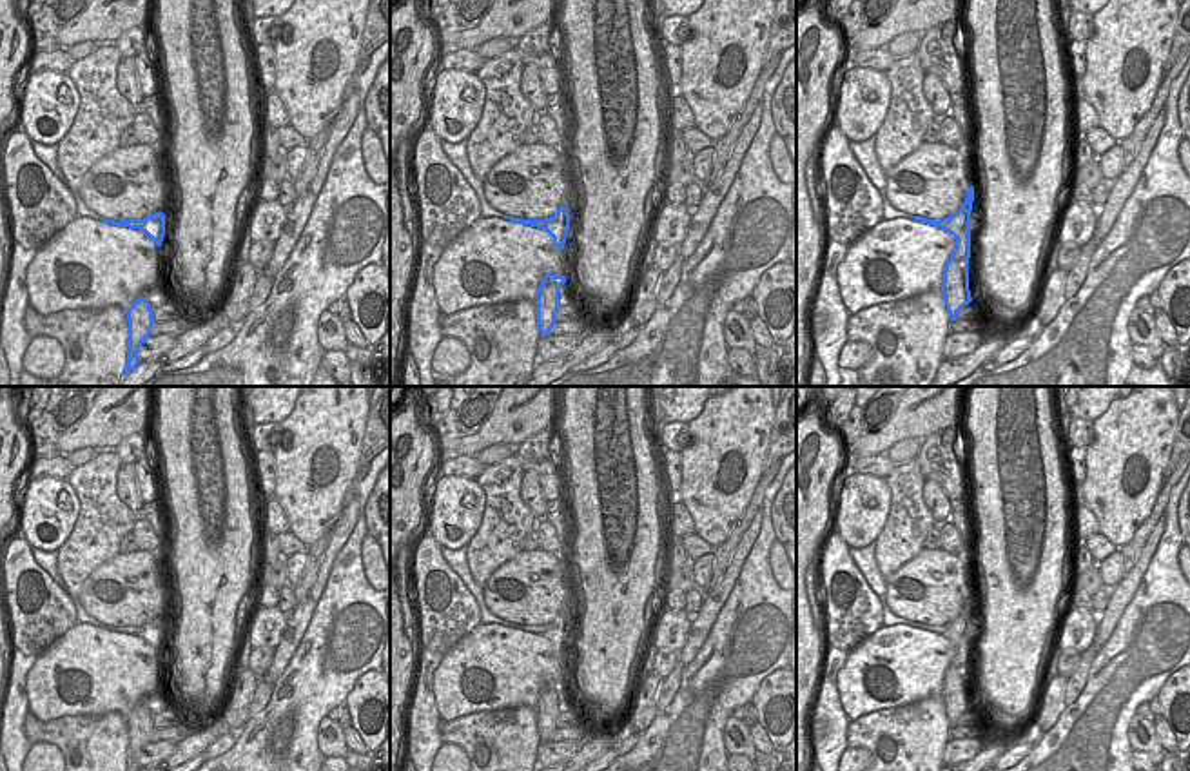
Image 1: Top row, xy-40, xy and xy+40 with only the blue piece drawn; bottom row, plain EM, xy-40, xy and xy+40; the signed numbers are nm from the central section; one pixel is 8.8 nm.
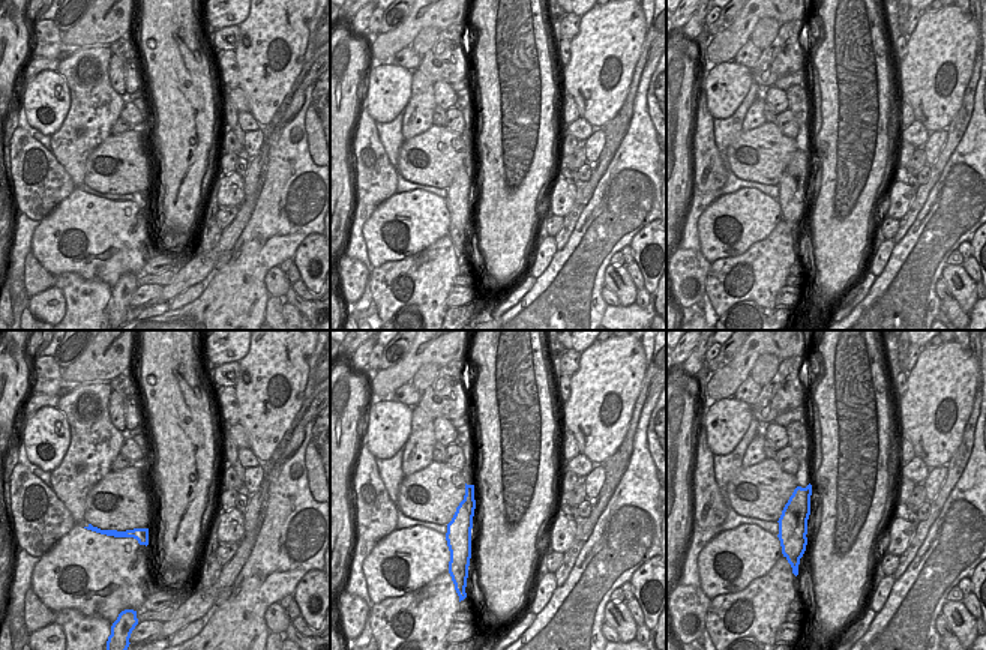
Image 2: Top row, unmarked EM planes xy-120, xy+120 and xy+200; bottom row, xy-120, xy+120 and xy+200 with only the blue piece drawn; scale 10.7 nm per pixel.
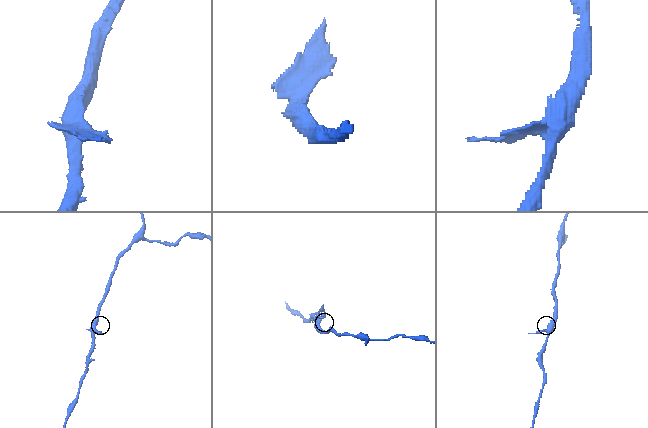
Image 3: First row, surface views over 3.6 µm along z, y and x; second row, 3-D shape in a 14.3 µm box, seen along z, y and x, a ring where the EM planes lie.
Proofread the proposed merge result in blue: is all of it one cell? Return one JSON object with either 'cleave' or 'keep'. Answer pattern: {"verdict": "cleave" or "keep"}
{"verdict": "cleave"}

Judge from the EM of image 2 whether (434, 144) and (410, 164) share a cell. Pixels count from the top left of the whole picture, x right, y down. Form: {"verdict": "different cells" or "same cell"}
{"verdict": "same cell"}

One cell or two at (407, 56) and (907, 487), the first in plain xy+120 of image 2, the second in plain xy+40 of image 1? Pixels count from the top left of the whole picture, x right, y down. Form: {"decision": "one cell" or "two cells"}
{"decision": "two cells"}

